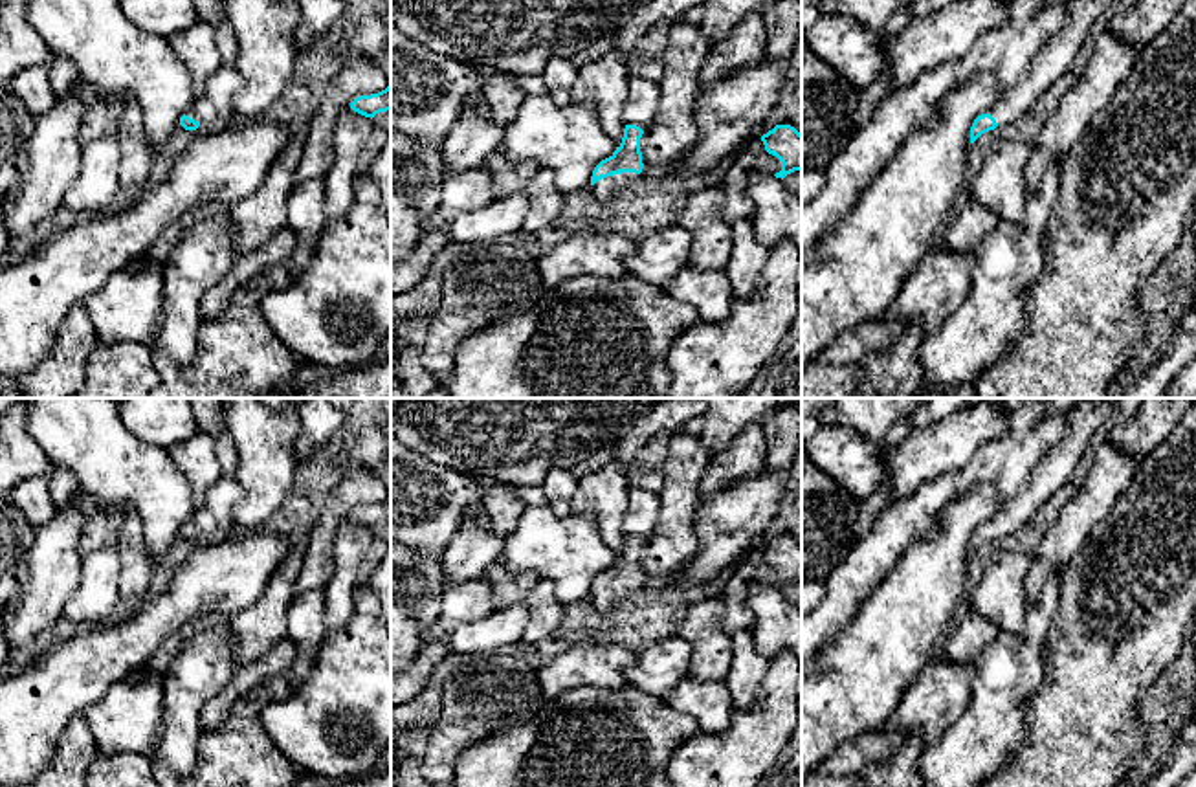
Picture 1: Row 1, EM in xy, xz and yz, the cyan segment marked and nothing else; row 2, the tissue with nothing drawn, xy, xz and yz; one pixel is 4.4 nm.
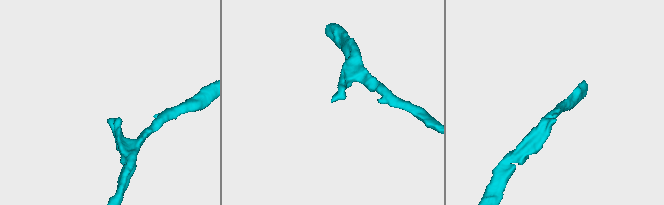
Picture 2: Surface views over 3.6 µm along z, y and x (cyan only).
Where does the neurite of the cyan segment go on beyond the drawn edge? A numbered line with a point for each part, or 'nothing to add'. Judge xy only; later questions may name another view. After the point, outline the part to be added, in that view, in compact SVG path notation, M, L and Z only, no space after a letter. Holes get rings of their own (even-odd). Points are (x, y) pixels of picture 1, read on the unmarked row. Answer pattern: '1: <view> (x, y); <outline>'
1: xy (217, 512); M222 475L204 497L204 504L196 506L185 527L204 534L209 530L224 530L233 525L233 510L242 499L244 492L235 477Z

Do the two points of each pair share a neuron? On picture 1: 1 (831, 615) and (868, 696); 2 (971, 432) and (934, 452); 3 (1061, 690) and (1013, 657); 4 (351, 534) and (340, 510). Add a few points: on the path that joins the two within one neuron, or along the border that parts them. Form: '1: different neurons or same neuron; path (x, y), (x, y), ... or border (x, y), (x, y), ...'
1: different neurons; border (866, 598), (852, 622), (820, 653)
2: same neuron; path (962, 433), (943, 448)
3: different neurons; border (1050, 635), (1044, 644), (1044, 677), (1022, 716)
4: different neurons; border (347, 516), (336, 531), (334, 562)

